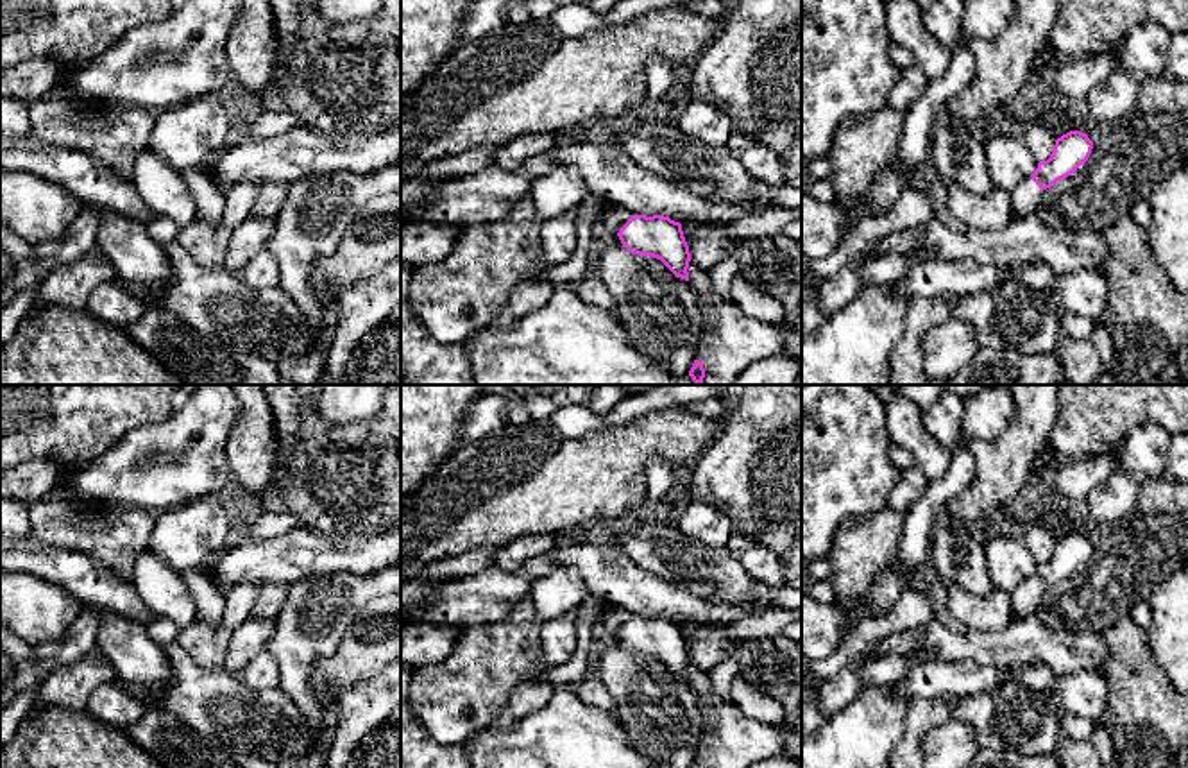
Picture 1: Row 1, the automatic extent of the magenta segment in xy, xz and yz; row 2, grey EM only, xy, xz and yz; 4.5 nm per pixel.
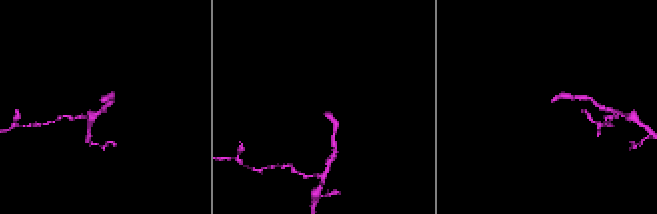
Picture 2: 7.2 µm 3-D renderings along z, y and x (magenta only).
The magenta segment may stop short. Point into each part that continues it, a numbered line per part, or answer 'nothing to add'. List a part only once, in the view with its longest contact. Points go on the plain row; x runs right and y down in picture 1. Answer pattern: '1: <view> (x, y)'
1: yz (1026, 597)

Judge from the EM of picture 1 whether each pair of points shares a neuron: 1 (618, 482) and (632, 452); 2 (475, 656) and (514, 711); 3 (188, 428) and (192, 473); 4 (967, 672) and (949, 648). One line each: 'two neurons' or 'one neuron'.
1: one neuron
2: two neurons
3: one neuron
4: two neurons

